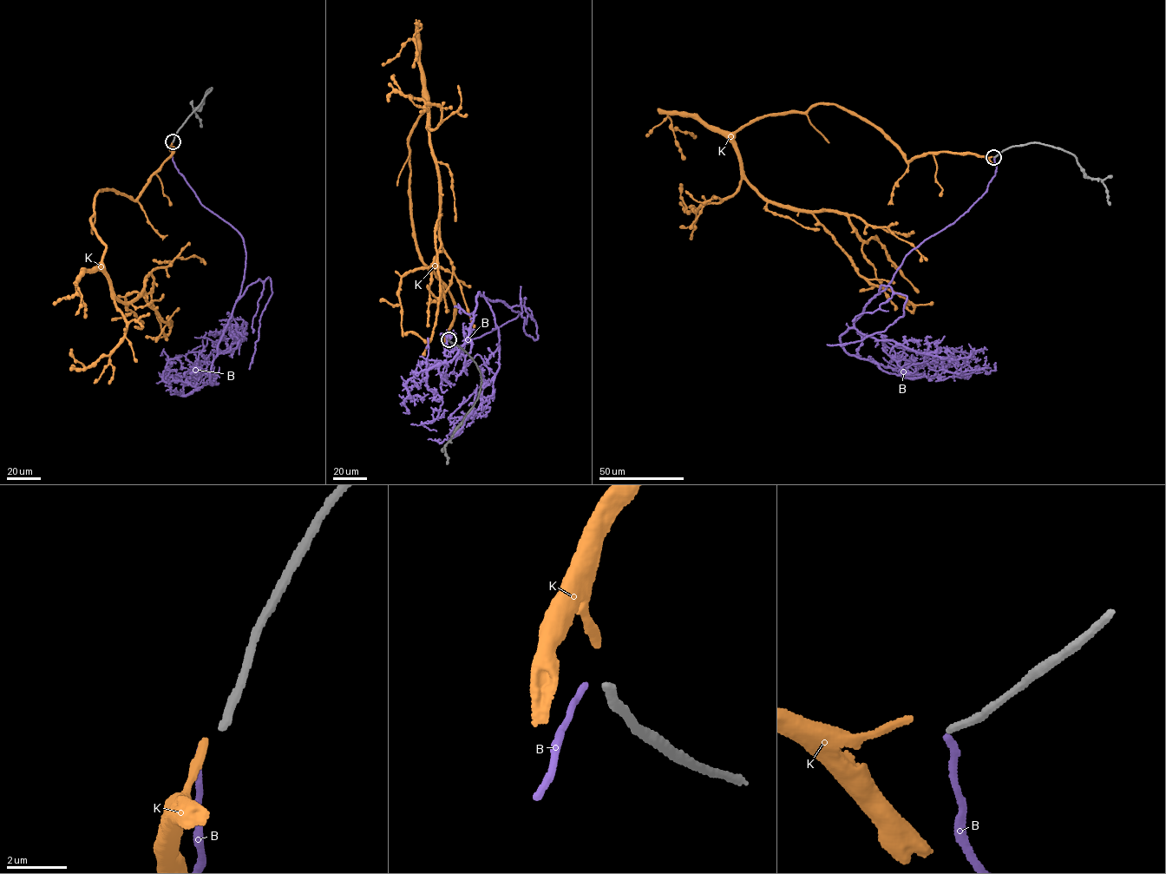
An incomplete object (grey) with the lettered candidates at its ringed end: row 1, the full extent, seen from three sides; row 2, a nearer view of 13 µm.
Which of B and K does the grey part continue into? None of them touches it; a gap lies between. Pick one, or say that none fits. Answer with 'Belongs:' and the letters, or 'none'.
Belongs: K

